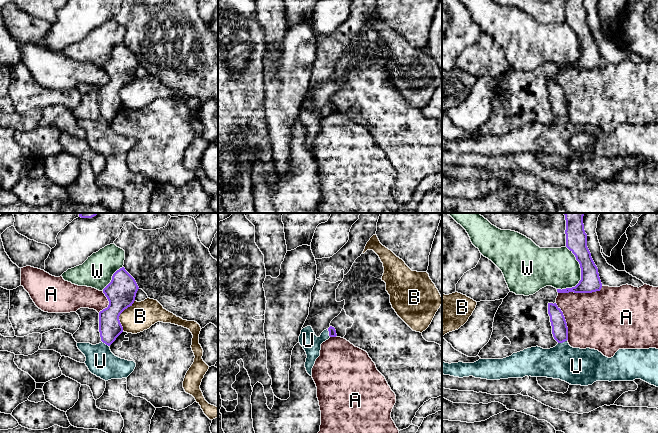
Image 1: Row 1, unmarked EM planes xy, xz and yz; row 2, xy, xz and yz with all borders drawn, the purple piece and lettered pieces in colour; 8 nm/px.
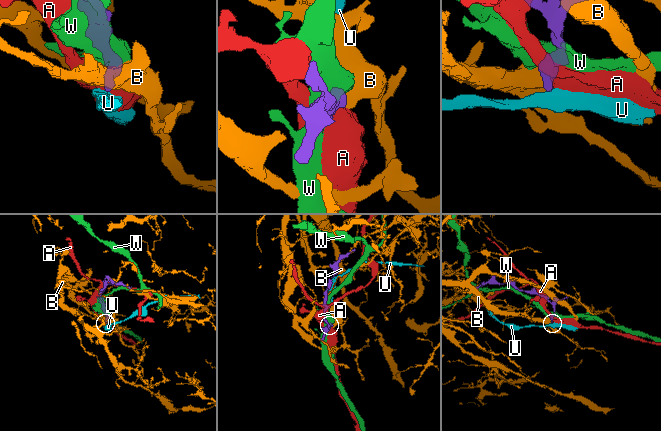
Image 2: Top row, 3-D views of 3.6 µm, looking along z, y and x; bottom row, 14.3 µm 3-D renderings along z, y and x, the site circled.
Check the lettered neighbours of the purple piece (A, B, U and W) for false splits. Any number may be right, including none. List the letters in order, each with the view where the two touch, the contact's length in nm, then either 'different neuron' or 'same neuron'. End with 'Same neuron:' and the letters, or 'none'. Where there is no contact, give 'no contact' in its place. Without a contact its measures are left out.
A: yz | 360 nm | different neuron
B: xy | 260 nm | different neuron
U: yz | 80 nm | same neuron
W: yz | 360 nm | different neuron
Same neuron: U

